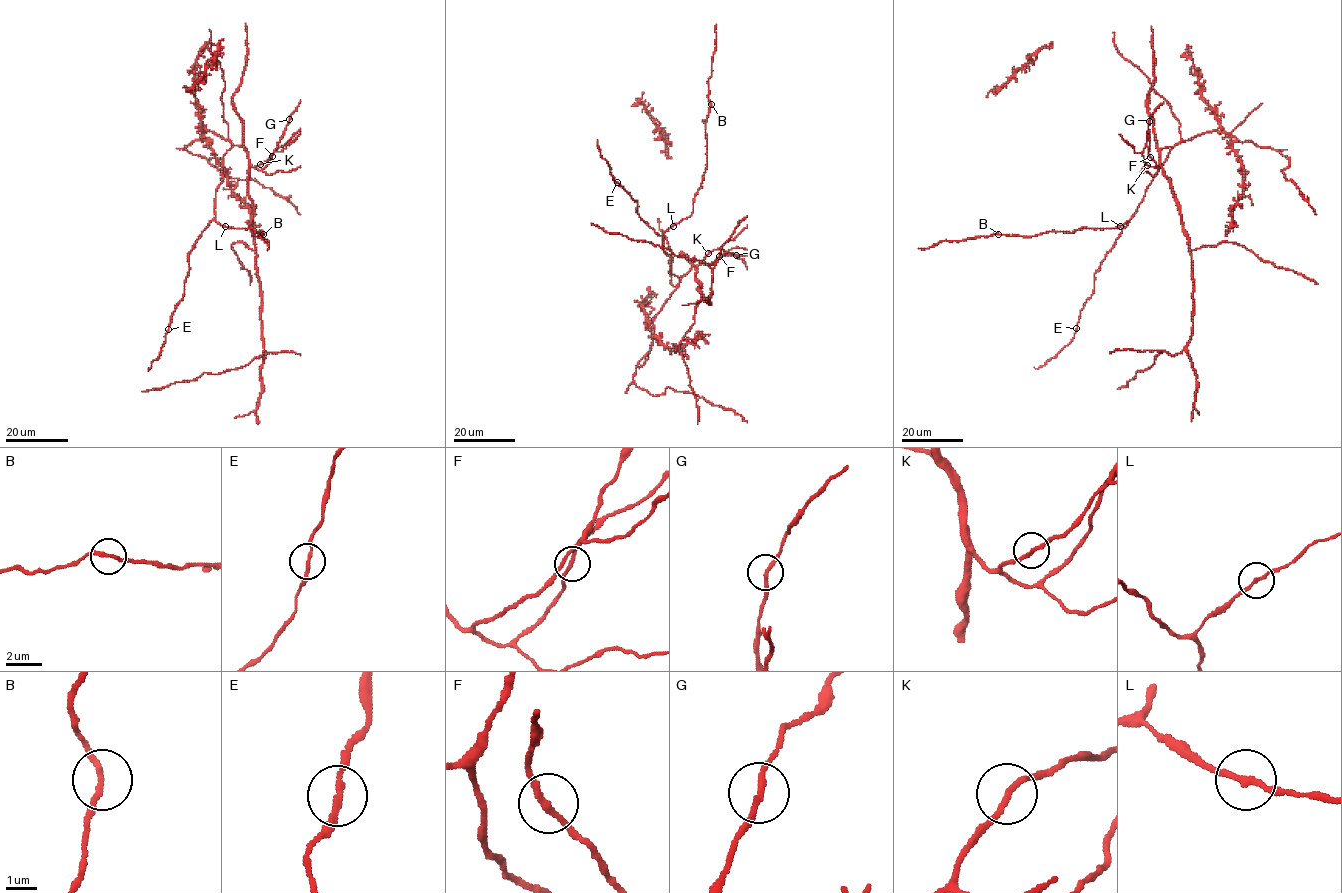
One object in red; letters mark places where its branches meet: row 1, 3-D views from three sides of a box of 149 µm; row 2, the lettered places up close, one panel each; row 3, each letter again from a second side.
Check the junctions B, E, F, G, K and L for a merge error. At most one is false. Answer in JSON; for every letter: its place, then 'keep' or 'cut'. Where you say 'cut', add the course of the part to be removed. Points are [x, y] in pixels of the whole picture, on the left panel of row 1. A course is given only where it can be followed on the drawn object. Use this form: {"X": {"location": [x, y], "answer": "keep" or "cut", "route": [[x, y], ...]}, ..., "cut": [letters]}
{"B": {"location": [263, 234], "answer": "keep"}, "E": {"location": [168, 329], "answer": "keep"}, "F": {"location": [272, 156], "answer": "keep"}, "G": {"location": [289, 119], "answer": "keep"}, "K": {"location": [260, 164], "answer": "keep"}, "L": {"location": [225, 226], "answer": "keep"}, "cut": []}

